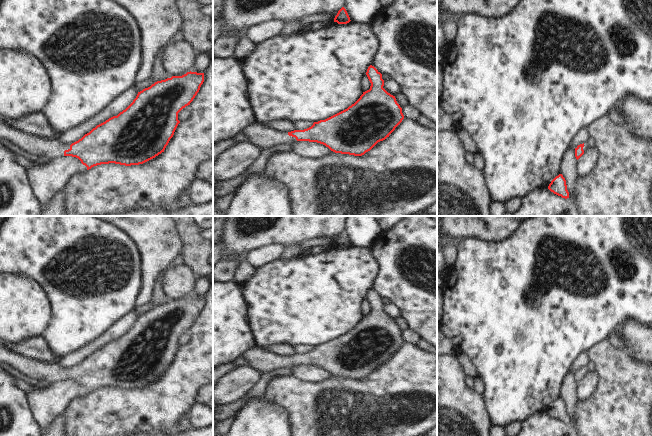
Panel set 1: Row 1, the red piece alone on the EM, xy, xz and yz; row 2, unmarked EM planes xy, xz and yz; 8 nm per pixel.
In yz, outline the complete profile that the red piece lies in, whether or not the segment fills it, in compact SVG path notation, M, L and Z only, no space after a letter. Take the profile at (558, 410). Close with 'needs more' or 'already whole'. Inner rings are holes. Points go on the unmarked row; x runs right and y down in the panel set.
M559 398L551 405L551 407L548 410L548 413L554 418L561 420L562 422L569 422L566 404L562 398Z; already whole

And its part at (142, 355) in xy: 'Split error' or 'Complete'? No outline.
Split error.

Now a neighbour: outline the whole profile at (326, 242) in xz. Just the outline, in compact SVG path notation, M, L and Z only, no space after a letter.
M337 236L334 237L318 237L318 238L310 238L308 240L303 240L299 243L300 247L304 250L308 250L315 246L323 246L325 248L329 248L334 245Z

